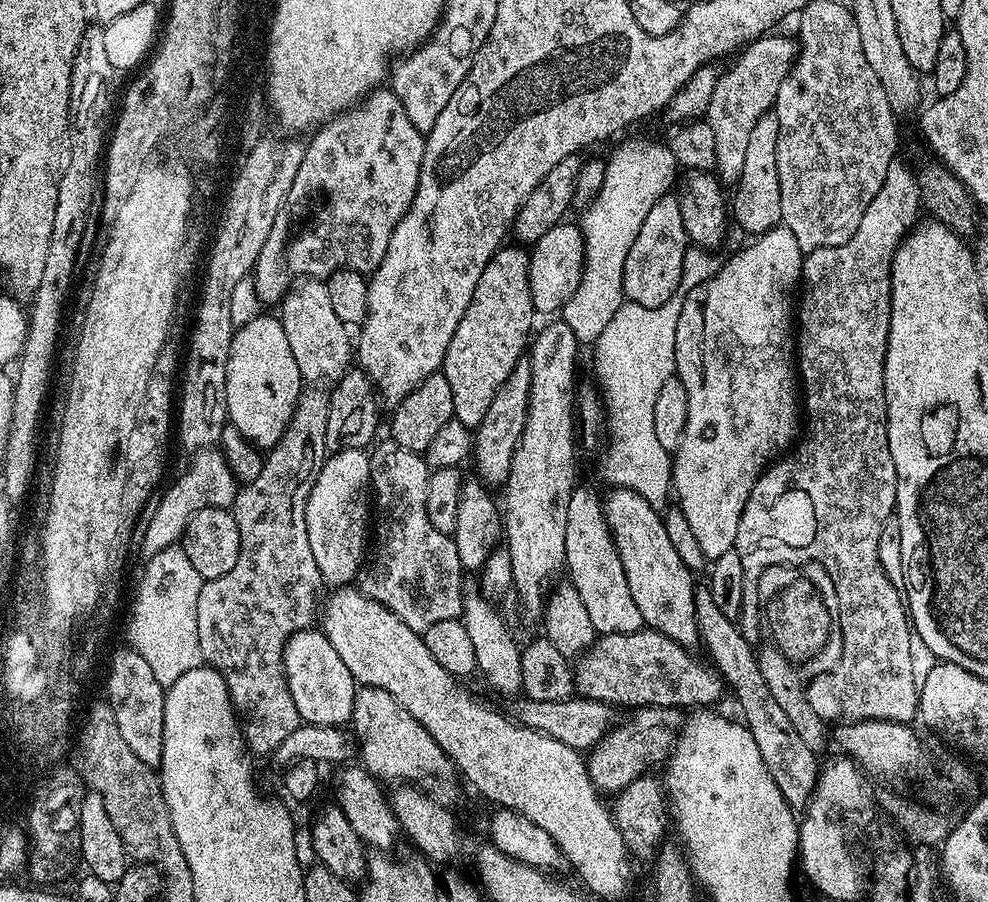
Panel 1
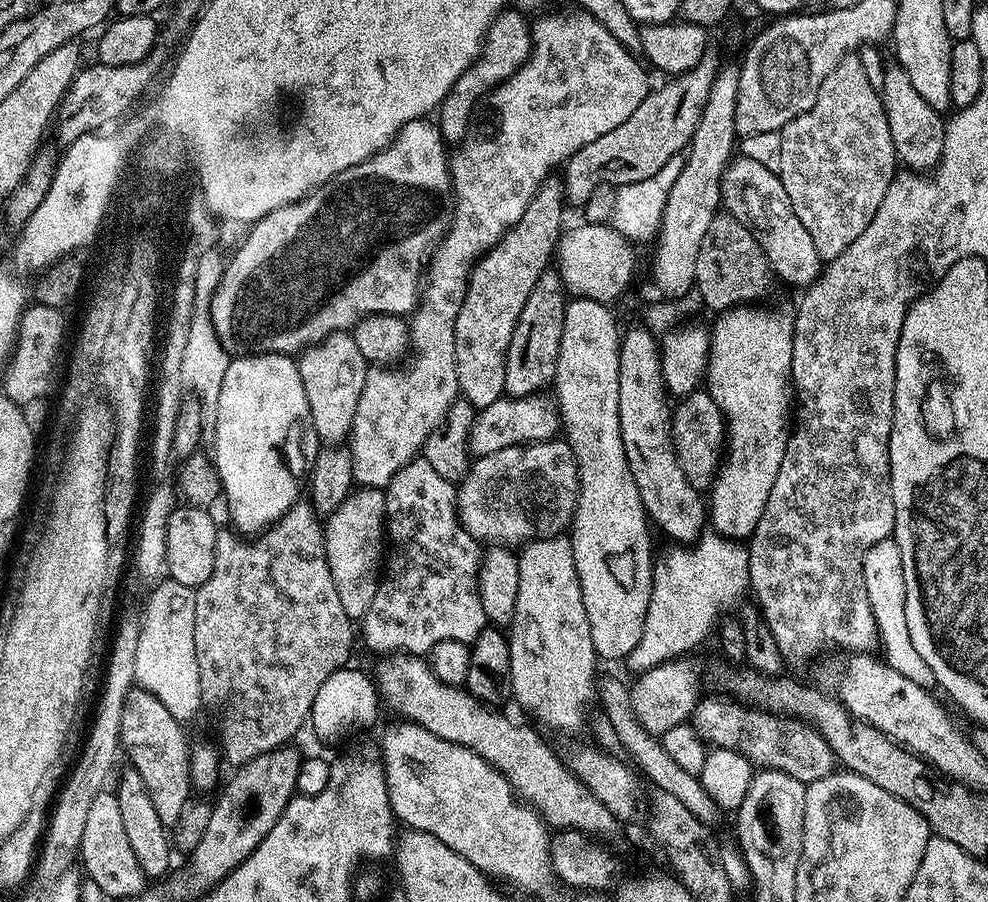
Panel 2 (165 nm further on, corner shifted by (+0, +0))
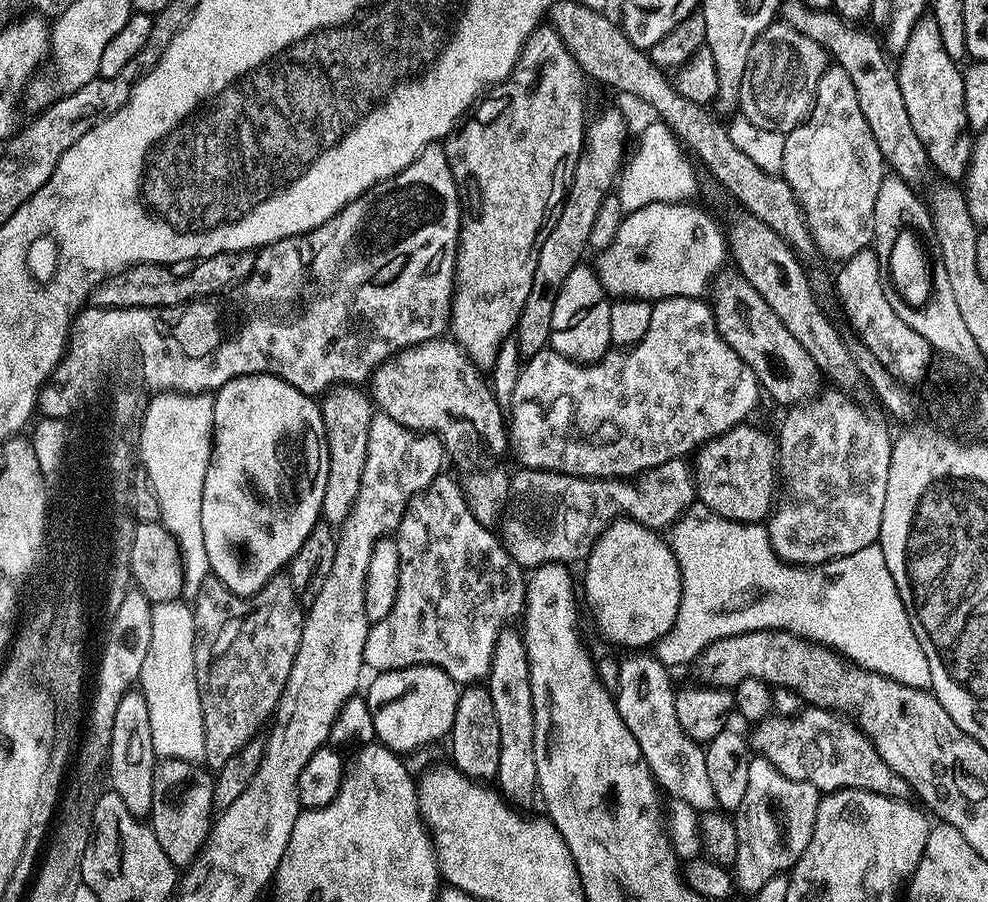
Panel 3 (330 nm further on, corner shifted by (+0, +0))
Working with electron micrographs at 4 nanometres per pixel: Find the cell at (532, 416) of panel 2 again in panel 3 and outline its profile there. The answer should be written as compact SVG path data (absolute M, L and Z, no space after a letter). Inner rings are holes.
M675 296L674 298L657 300L652 305L650 330L646 330L644 337L637 344L609 350L603 358L594 364L578 364L575 360L568 360L562 354L551 350L545 350L527 357L526 363L520 369L518 386L514 386L510 405L510 419L506 424L510 452L511 455L516 455L517 465L526 468L541 468L551 472L598 478L599 480L636 478L642 472L648 472L666 462L679 460L695 453L700 445L707 440L721 436L726 430L733 428L735 424L745 423L751 417L748 415L755 410L760 396L762 397L762 389L759 378L754 374L754 370L750 370L750 366L744 364L742 358L738 358L738 354L720 336L720 332L716 328L716 319L712 317L711 307L703 299L694 296Z

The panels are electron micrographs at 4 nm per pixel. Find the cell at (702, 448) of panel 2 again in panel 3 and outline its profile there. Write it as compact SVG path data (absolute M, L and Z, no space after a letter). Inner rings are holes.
M752 422L735 424L721 436L715 436L701 444L694 456L696 494L699 503L722 518L730 518L743 524L759 524L772 515L778 499L778 440L775 435L767 436Z

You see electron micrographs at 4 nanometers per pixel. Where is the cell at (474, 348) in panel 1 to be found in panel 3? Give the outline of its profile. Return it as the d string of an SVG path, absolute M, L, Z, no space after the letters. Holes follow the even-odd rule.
M542 22L533 30L530 38L526 38L515 70L502 83L492 85L442 141L446 162L450 162L450 174L454 174L456 189L460 191L460 242L456 245L456 287L452 293L450 336L468 355L472 363L481 370L491 369L498 350L515 333L516 323L522 314L522 306L526 306L526 298L530 294L530 282L534 282L534 266L538 266L538 250L542 250L542 242L546 242L546 234L550 234L550 230L554 230L554 222L558 222L560 207L563 206L564 196L568 192L568 182L572 178L572 171L578 162L580 151L584 148L586 127L584 83L586 83L584 71L567 49L558 30L553 28L551 23Z

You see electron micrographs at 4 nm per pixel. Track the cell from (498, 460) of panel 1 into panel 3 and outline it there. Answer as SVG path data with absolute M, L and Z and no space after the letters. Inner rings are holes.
M608 108L605 112L600 112L596 117L587 121L584 130L584 148L580 151L580 157L578 162L574 166L572 171L572 178L568 182L568 192L564 196L564 204L560 207L560 213L558 214L558 222L554 222L554 230L550 230L550 234L546 234L546 242L542 242L542 250L538 250L538 266L534 266L534 282L530 282L530 294L526 298L526 306L522 306L522 314L518 318L516 323L516 331L514 333L514 342L520 349L521 357L527 358L538 354L539 352L545 351L549 347L548 339L550 338L550 318L554 318L554 302L558 298L558 290L562 290L562 282L566 282L566 274L570 274L570 270L574 270L577 264L581 263L585 259L584 252L588 248L588 239L590 238L590 229L592 229L594 223L594 217L598 214L598 210L602 206L602 202L607 196L613 195L614 185L626 163L626 151L624 147L628 144L628 124L624 121L624 116L616 108Z

